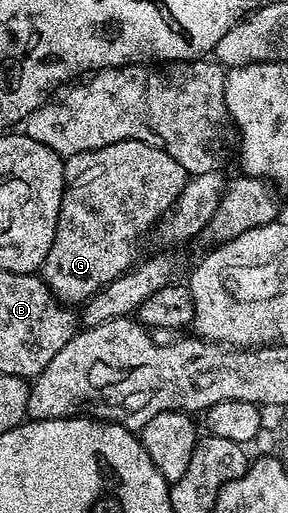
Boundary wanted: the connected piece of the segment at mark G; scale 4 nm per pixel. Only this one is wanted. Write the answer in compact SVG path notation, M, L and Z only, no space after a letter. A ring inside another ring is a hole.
M120 141L107 147L76 153L64 158L65 190L61 196L59 219L55 227L55 239L47 259L41 264L39 273L53 296L62 303L88 302L94 293L114 284L121 274L130 268L133 244L152 230L157 222L169 212L183 191L187 174L167 151L149 145L145 141Z

